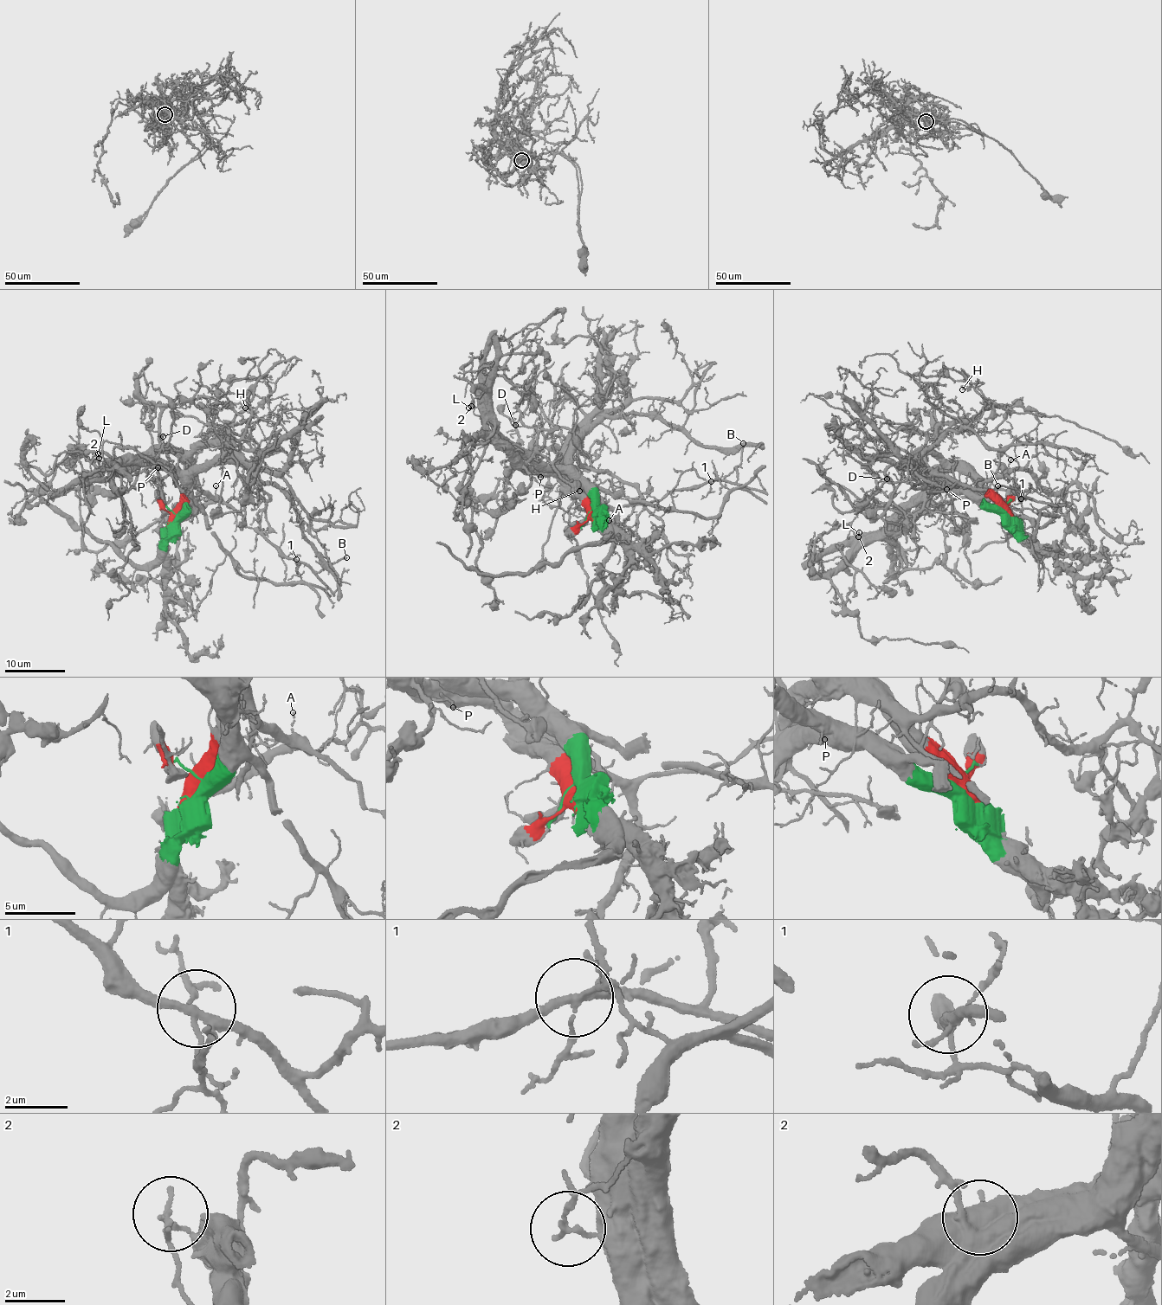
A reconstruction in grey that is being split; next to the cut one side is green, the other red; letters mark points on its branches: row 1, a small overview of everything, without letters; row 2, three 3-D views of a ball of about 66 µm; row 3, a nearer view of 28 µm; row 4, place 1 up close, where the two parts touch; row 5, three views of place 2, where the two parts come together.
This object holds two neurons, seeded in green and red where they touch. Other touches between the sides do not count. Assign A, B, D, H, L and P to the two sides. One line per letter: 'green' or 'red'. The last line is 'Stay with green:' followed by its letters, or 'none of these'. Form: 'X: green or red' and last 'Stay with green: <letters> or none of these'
A: red
B: red
D: red
H: red
L: red
P: red
Stay with green: none of these

